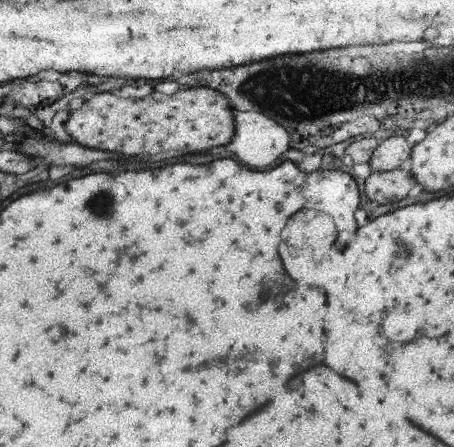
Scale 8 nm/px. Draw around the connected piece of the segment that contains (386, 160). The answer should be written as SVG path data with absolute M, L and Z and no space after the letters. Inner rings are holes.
M389 136L387 140L379 140L369 164L373 172L393 172L399 170L405 158L411 156L413 142L403 136Z

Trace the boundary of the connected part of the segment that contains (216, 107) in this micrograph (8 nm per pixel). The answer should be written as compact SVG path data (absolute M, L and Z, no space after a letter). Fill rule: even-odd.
M209 88L179 90L173 96L153 92L143 98L121 98L101 92L79 108L67 110L63 128L77 146L121 152L123 156L145 156L167 150L201 152L223 146L231 138L233 120L223 96Z

